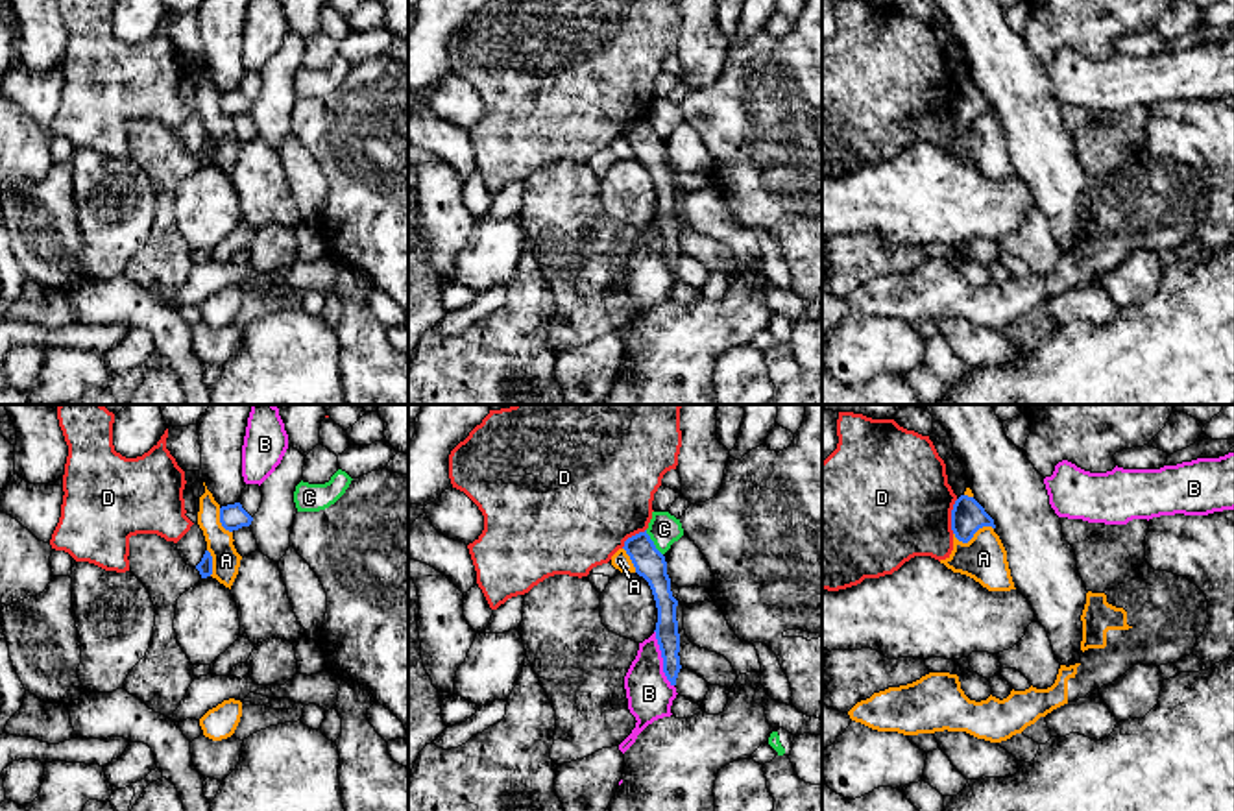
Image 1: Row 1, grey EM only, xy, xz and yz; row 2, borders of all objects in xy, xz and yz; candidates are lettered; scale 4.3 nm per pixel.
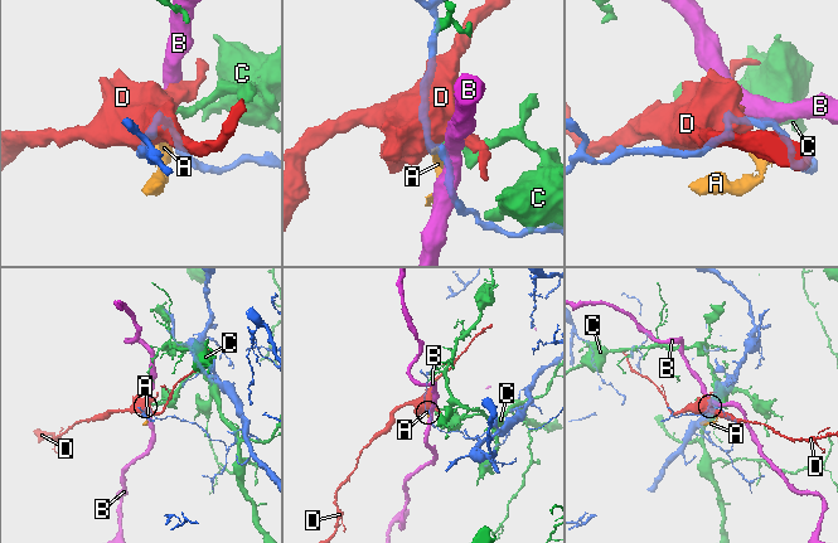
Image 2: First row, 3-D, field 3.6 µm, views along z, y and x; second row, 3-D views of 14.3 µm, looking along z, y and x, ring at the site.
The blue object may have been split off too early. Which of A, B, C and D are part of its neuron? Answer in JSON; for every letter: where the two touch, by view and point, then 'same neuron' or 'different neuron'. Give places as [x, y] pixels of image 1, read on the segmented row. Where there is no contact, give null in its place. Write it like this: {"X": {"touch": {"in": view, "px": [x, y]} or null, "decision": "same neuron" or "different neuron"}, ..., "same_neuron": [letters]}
{"A": {"touch": {"in": "yz", "px": [972, 536]}, "decision": "different neuron"}, "B": {"touch": {"in": "xz", "px": [662, 656]}, "decision": "different neuron"}, "C": {"touch": {"in": "xz", "px": [653, 544]}, "decision": "different neuron"}, "D": {"touch": {"in": "yz", "px": [952, 516]}, "decision": "different neuron"}, "same_neuron": []}

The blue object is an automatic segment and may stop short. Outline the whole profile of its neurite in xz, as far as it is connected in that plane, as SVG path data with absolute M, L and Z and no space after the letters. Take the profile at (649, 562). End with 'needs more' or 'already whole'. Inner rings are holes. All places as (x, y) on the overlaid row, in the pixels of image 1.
M647 530L628 538L623 549L630 556L635 573L643 576L652 589L658 608L658 623L654 632L663 658L663 672L671 685L676 685L676 678L682 669L678 656L678 600L672 597L671 591L671 578L667 575L665 556L656 549Z; already whole

